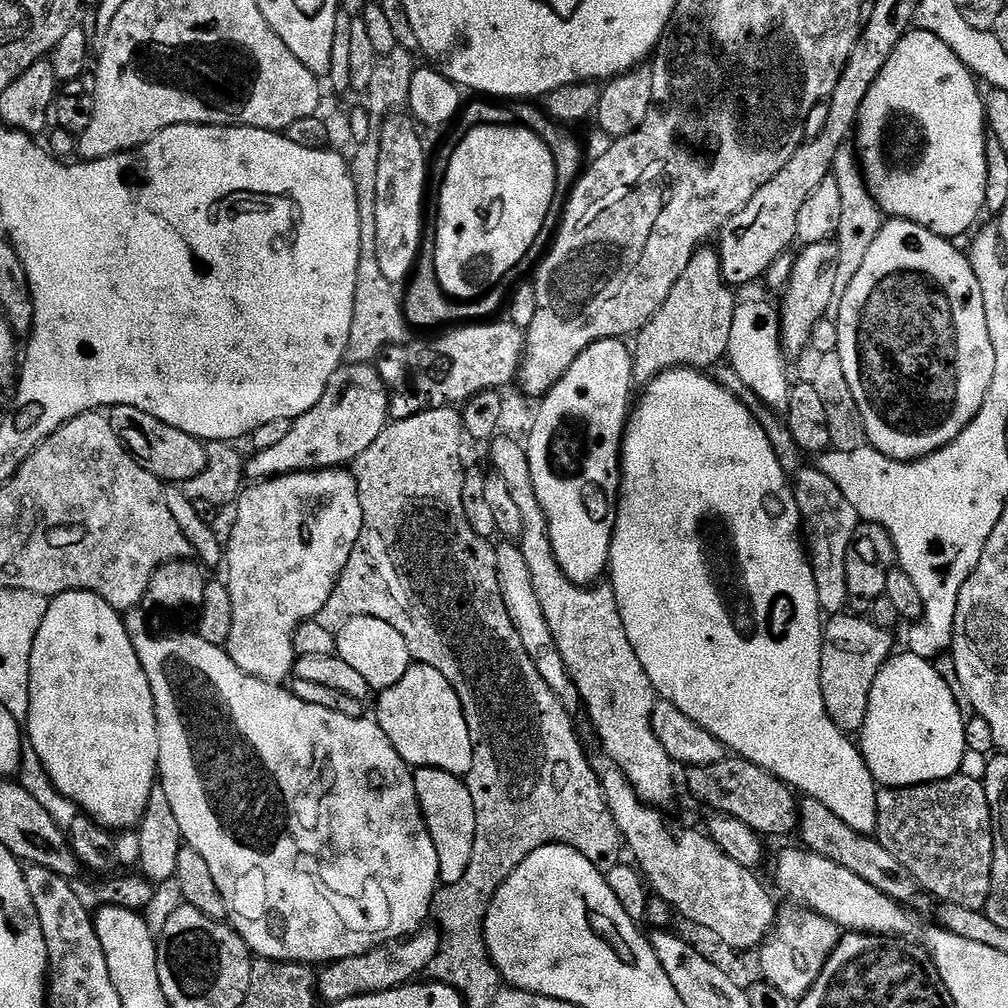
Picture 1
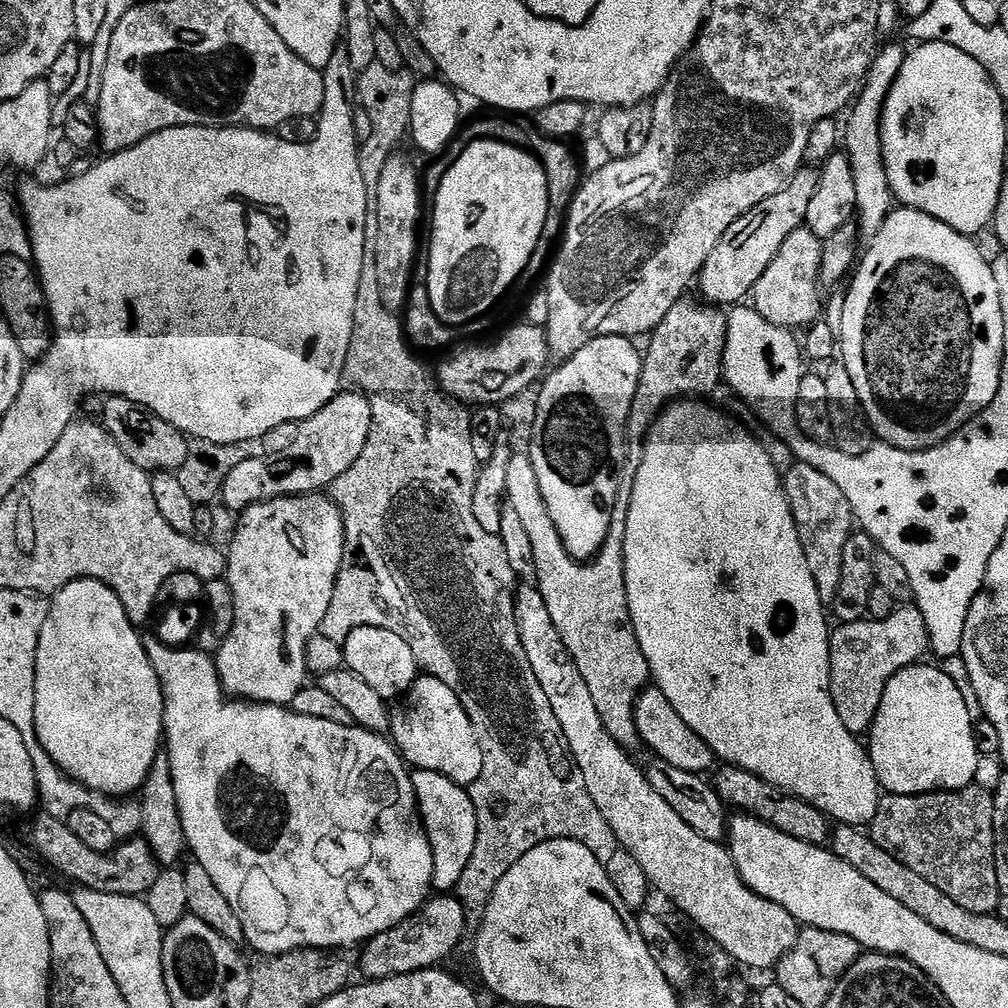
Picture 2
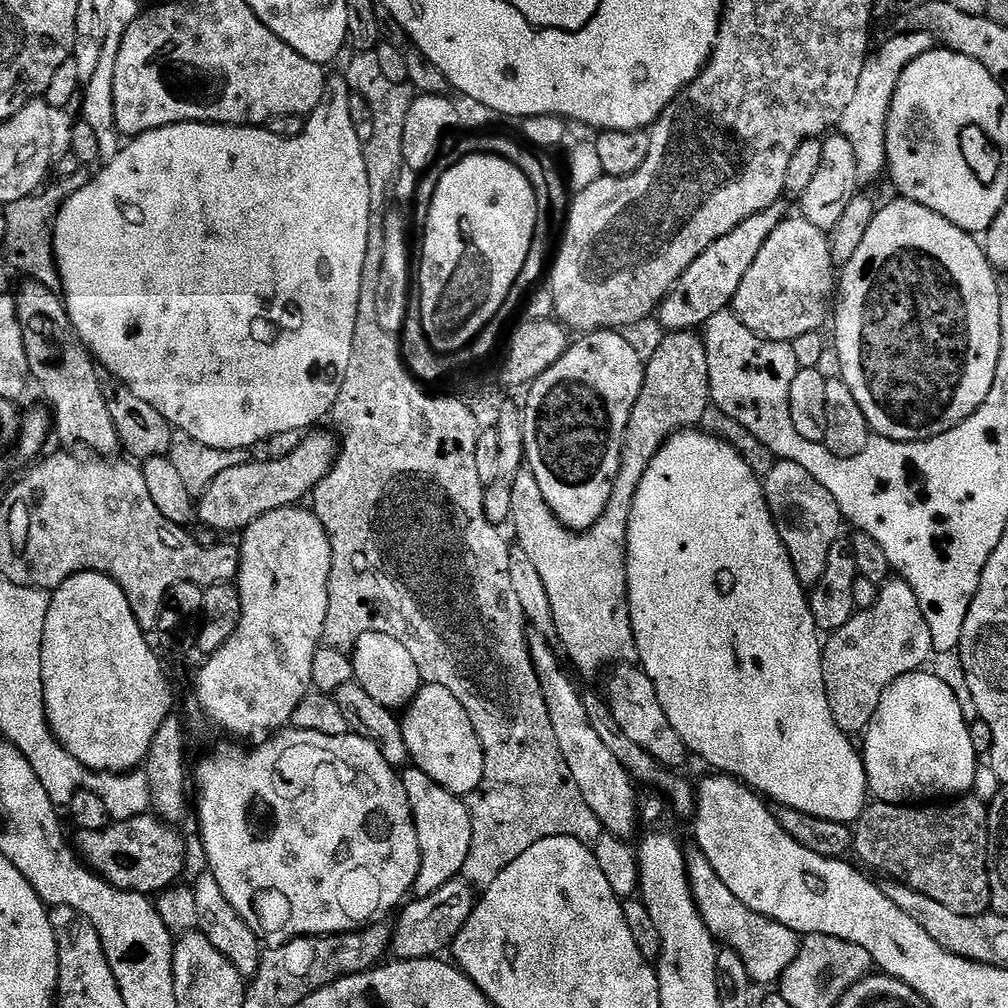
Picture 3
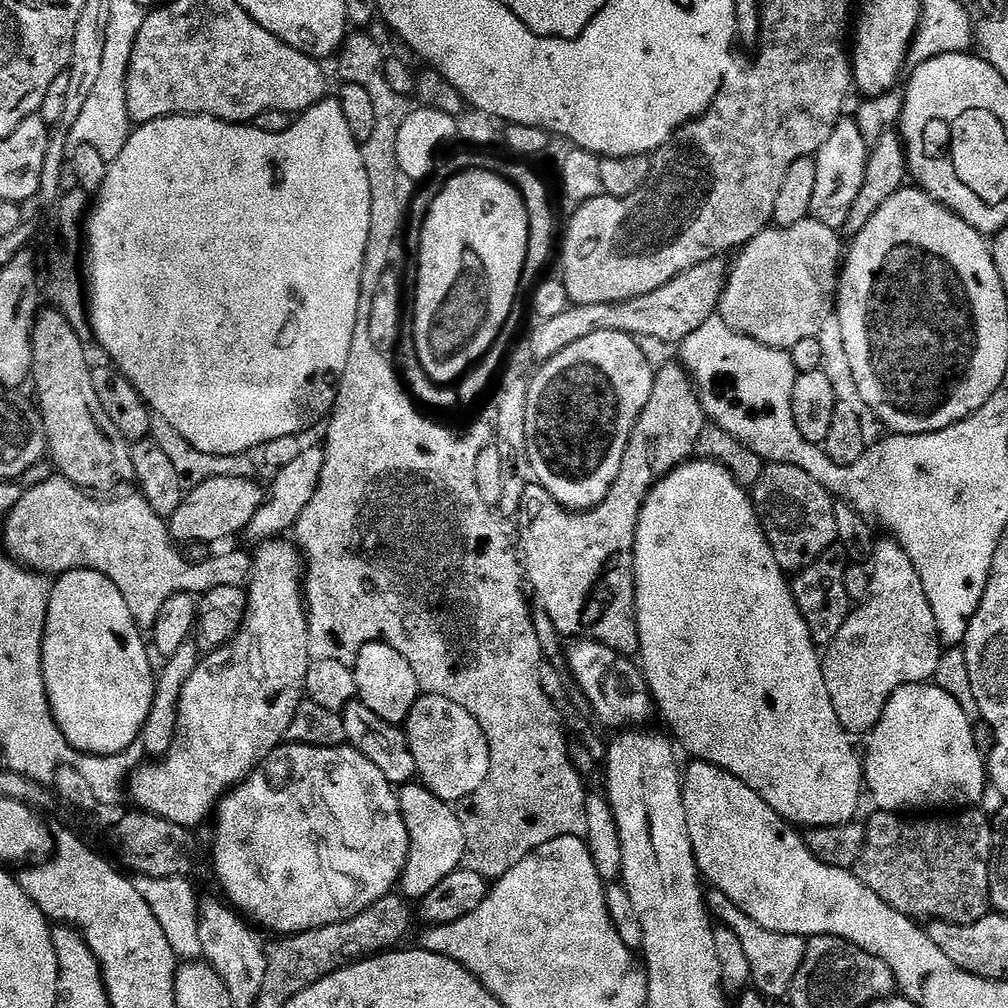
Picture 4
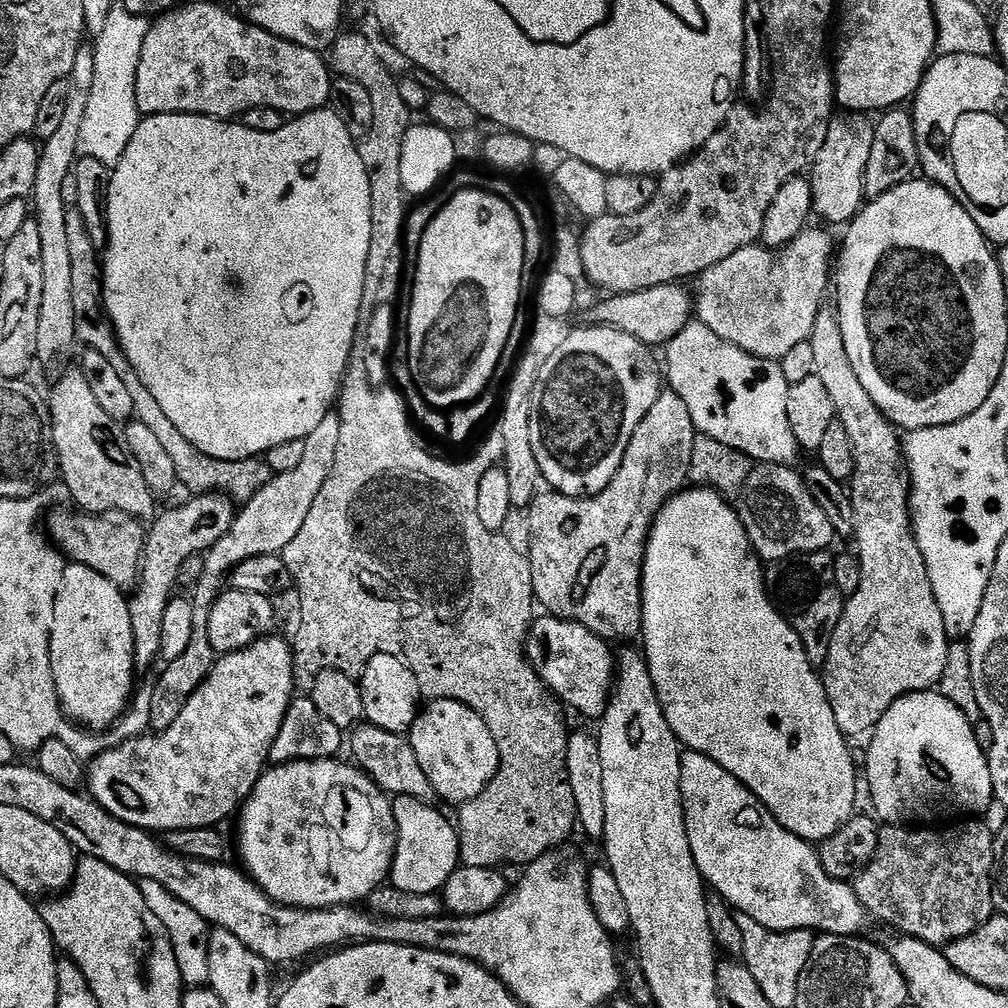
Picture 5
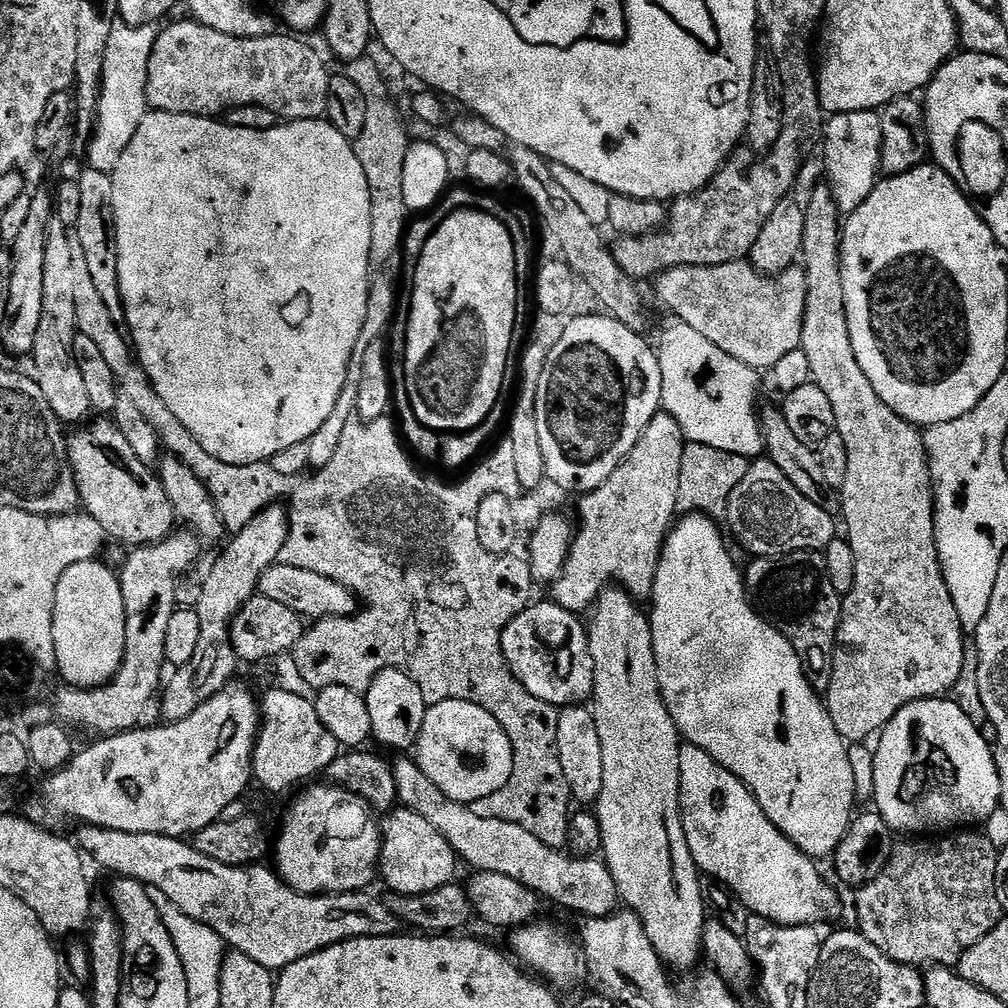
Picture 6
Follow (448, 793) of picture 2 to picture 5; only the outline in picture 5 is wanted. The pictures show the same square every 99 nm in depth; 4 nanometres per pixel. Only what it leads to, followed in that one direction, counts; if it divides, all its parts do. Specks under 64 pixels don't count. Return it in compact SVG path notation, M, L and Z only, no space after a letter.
M398 796L392 800L392 813L396 823L396 853L392 859L390 884L398 890L406 890L406 894L439 893L450 874L454 874L460 864L460 833L457 825L453 821L451 824L436 806L435 803L409 796Z

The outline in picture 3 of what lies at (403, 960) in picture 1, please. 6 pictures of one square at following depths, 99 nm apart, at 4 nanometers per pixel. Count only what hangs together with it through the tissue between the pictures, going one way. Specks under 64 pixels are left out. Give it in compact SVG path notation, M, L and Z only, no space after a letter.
M457 878L446 882L442 890L434 890L434 894L426 894L405 903L399 909L395 917L396 924L394 923L392 928L391 955L397 960L426 960L439 957L443 953L440 951L443 948L445 951L451 945L458 930L466 926L466 918L470 918L477 899L472 885L462 878Z

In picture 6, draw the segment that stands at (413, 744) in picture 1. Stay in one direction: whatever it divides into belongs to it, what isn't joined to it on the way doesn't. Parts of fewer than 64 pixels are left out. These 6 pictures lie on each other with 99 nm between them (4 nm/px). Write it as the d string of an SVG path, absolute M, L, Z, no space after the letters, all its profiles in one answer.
M443 700L429 707L414 745L414 759L446 798L469 806L502 790L514 770L514 750L498 718L465 700Z

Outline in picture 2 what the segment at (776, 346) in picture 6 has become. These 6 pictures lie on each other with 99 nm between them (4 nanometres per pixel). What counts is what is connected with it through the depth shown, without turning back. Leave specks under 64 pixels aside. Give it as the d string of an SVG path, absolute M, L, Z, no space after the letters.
M806 226L798 227L784 242L766 272L752 288L751 307L757 314L766 318L779 328L789 330L803 329L814 321L821 319L822 300L820 304L820 245L821 237L815 236Z

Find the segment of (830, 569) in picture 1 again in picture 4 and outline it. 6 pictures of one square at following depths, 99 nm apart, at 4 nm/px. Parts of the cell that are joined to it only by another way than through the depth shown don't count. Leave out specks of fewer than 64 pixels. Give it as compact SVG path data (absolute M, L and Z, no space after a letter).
M765 463L758 482L751 485L750 495L756 508L756 516L774 550L774 558L778 558L778 566L786 574L795 574L809 568L829 546L837 543L834 497L821 484L814 482L814 478L806 474L806 470L798 470L798 466Z

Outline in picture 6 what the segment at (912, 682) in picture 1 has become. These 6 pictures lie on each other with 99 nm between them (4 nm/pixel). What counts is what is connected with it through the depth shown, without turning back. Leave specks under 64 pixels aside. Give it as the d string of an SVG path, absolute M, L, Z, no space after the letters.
M950 698L915 700L894 718L878 734L874 744L874 778L870 785L876 799L875 811L892 828L893 833L948 834L969 826L980 826L1001 807L1000 771L996 769L994 748L986 744L979 727Z

